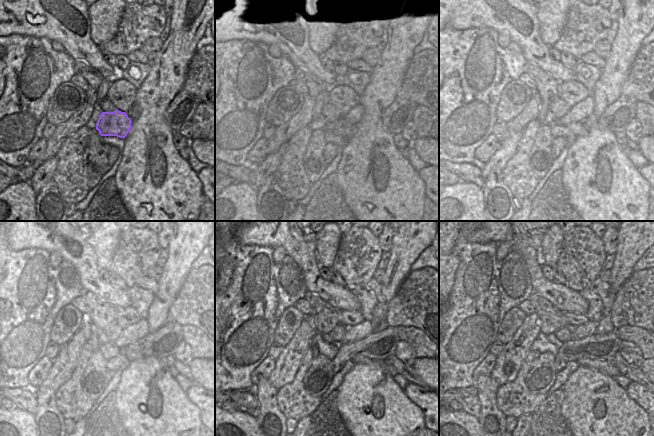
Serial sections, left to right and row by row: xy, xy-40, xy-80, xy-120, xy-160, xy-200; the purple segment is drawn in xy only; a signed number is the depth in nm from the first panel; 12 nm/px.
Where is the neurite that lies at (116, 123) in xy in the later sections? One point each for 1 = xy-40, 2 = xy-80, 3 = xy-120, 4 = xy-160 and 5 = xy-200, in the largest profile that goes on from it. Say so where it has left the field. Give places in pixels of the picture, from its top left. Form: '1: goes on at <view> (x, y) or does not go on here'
1: goes on at xy-40 (341, 127)
2: goes on at xy-80 (578, 129)
3: goes on at xy-120 (131, 355)
4: goes on at xy-160 (358, 359)
5: goes on at xy-200 (603, 366)

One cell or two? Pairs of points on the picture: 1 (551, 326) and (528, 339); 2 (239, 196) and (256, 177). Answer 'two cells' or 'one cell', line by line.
1: two cells
2: two cells

